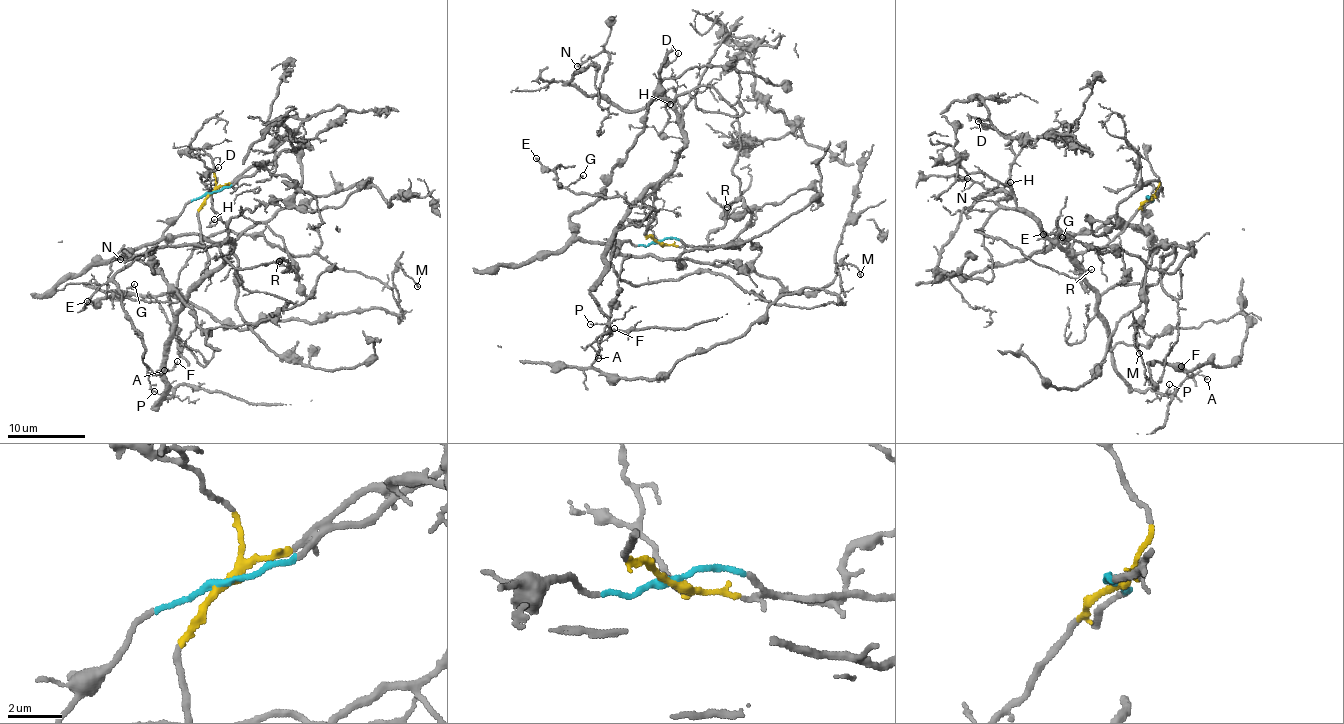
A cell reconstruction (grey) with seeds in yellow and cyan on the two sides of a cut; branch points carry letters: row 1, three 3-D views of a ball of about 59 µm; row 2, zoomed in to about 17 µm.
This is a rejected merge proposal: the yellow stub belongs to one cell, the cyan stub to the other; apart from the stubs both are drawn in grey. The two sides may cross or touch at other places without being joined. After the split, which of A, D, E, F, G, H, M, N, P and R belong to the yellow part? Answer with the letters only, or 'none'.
A, D, E, F, G, H, M, N, P, R

